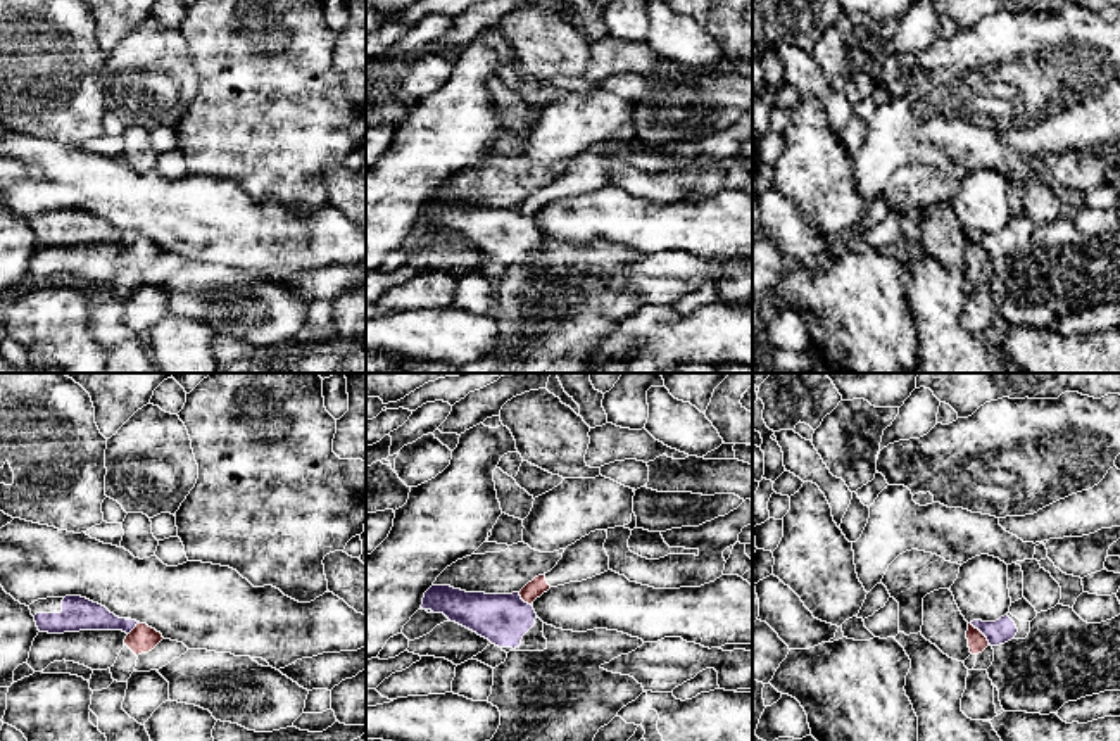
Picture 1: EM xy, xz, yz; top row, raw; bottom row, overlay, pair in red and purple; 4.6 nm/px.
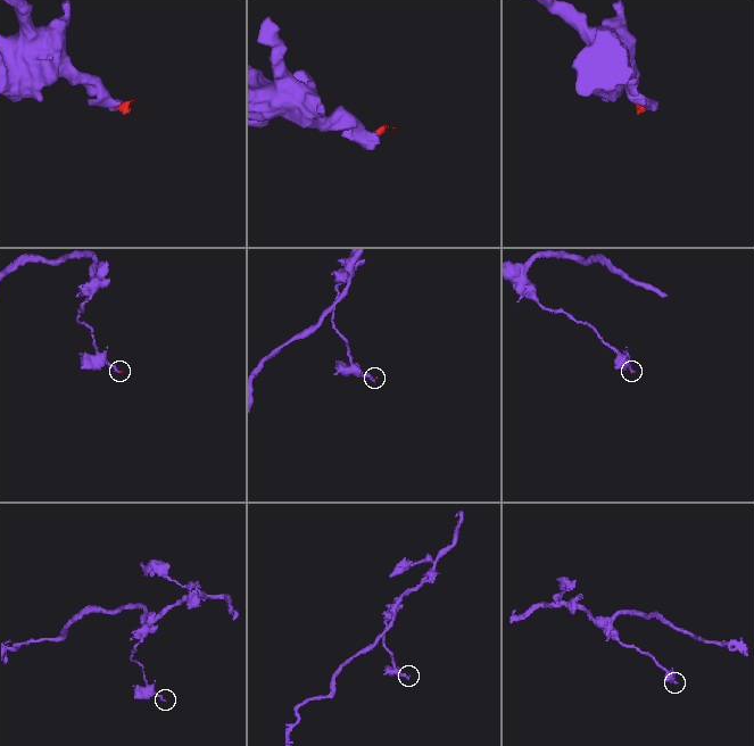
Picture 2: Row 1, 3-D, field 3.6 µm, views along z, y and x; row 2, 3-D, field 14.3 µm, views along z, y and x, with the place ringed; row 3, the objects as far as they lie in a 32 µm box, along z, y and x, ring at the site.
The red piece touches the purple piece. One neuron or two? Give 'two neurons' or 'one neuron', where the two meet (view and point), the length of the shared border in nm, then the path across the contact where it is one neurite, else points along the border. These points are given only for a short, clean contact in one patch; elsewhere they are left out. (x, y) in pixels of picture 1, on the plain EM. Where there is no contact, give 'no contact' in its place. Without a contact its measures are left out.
two neurons | yz (982, 247) | 150 nm | along yz (970, 235), (991, 258)

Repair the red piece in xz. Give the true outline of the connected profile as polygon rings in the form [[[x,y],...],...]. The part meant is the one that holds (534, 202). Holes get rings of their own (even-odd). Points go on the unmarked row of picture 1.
[[[595,143],[568,159],[551,185],[535,190],[519,204],[521,212],[533,218],[551,200],[582,195],[607,185],[609,169],[604,162],[606,152],[606,143]]]

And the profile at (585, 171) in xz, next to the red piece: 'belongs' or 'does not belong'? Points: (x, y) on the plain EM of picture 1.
belongs

